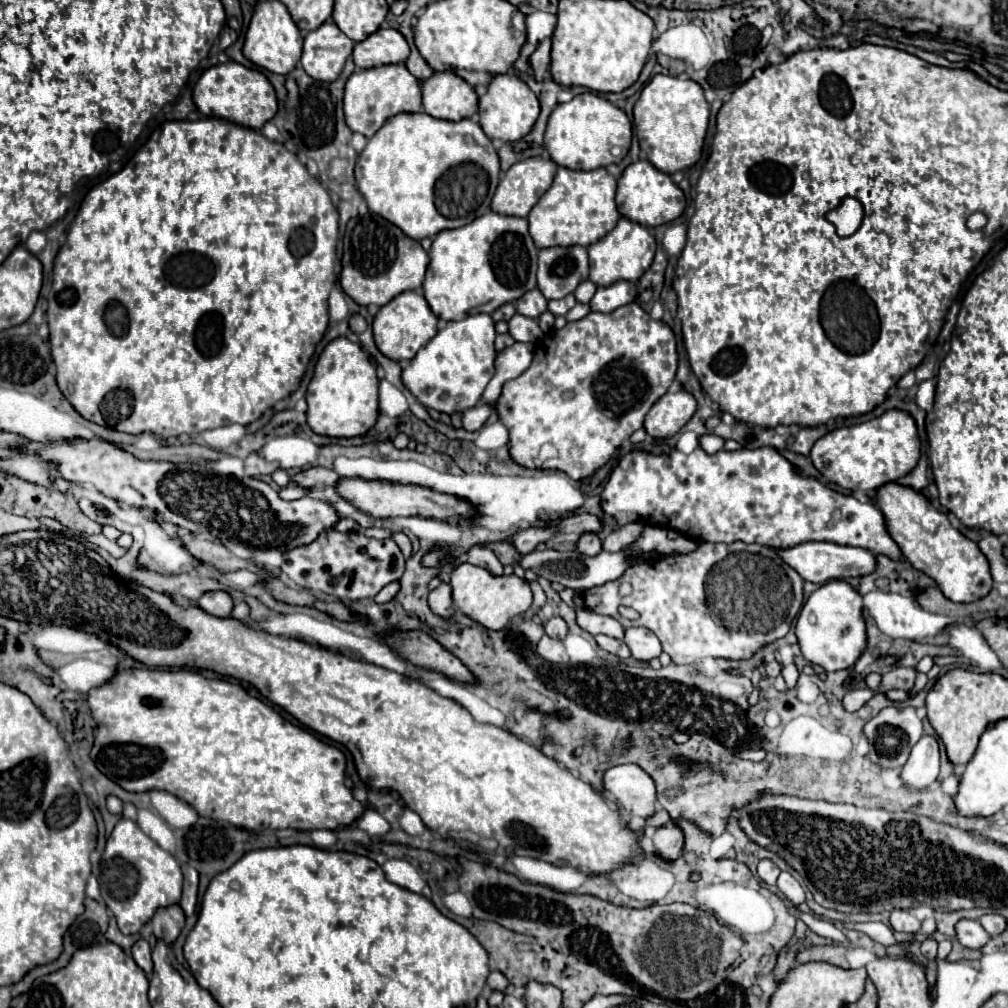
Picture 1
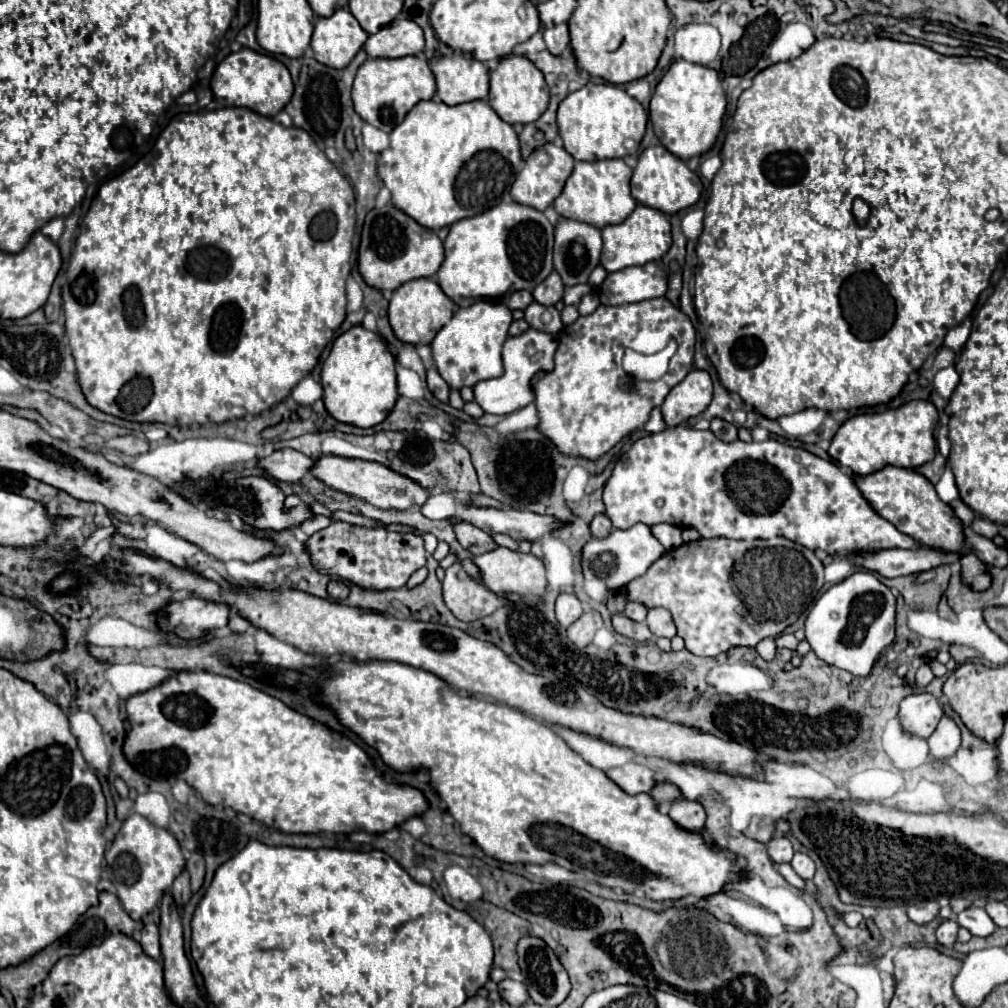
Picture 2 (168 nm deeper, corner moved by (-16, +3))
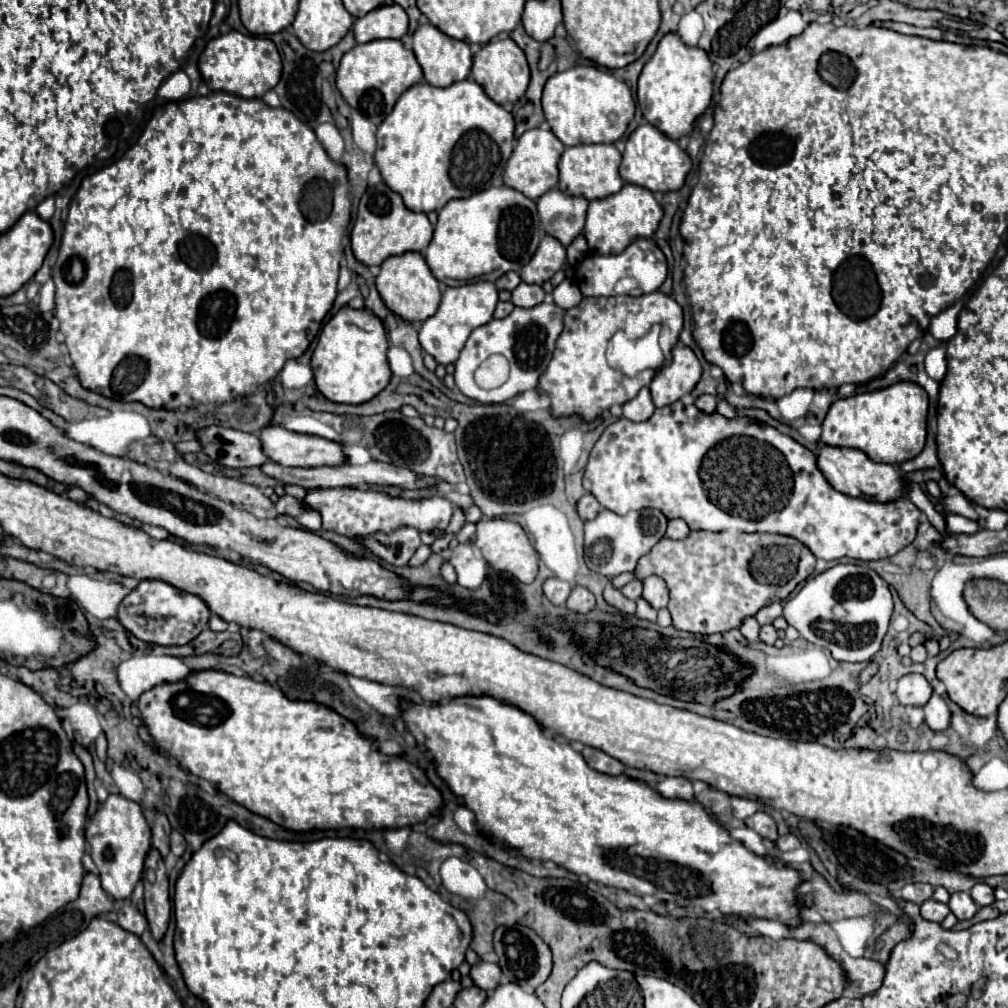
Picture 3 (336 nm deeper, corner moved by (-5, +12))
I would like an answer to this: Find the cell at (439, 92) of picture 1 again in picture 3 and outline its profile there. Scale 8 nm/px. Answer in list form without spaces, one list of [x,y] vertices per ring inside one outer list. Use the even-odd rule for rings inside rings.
[[[421,24],[417,28],[417,32],[413,34],[413,52],[417,56],[417,62],[423,68],[427,84],[431,84],[431,86],[445,88],[445,86],[451,86],[453,82],[461,82],[471,76],[473,54],[469,50],[469,44],[445,36],[433,24]]]

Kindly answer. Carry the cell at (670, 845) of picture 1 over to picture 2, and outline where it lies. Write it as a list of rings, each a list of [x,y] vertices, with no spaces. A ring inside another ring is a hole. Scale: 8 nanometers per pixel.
[[[684,797],[676,799],[670,803],[668,815],[684,829],[688,831],[702,831],[704,829],[704,821],[706,821],[706,813],[704,807],[698,801],[688,801]]]

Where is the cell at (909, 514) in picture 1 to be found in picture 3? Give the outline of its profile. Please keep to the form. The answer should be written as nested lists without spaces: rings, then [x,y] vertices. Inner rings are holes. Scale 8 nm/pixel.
[[[823,446],[821,454],[817,456],[817,464],[821,468],[821,472],[825,474],[825,478],[829,480],[829,484],[853,498],[865,498],[865,500],[873,500],[873,502],[893,502],[905,494],[905,478],[903,474],[893,466],[893,464],[885,464],[885,462],[873,462],[865,452],[861,450],[853,450],[853,448],[831,448],[831,446]]]

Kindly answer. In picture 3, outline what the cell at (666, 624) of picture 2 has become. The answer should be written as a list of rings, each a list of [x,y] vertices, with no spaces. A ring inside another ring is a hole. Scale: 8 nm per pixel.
[[[649,576],[643,580],[643,598],[655,608],[655,610],[661,610],[667,606],[667,600],[669,600],[669,592],[667,592],[667,586],[665,582],[659,578],[659,576]]]

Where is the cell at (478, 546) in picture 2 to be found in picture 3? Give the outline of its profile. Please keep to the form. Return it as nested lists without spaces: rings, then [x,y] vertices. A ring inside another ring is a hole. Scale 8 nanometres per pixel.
[[[343,486],[343,488],[309,490],[305,496],[305,504],[321,512],[325,530],[333,530],[349,538],[353,538],[355,534],[367,536],[377,530],[393,532],[399,526],[411,526],[411,528],[417,528],[419,532],[425,532],[425,530],[435,532],[435,530],[445,530],[451,522],[451,502],[441,496],[413,502],[403,498],[391,498],[383,492],[359,492]]]

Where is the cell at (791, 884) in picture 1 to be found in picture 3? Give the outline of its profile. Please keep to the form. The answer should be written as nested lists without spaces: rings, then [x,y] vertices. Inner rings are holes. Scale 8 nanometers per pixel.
[[[793,834],[779,836],[779,840],[777,840],[777,848],[779,848],[781,852],[789,852],[789,850],[795,850],[795,848],[799,848],[799,846],[801,846],[801,842],[799,842],[799,838],[793,836]]]

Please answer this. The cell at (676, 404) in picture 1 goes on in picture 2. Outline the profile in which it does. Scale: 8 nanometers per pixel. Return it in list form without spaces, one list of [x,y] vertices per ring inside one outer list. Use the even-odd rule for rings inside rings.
[[[692,369],[682,383],[670,389],[660,411],[668,427],[676,427],[700,415],[712,401],[712,381],[702,369]]]

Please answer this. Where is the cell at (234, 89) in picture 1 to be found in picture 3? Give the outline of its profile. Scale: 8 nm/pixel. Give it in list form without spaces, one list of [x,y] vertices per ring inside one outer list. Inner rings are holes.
[[[229,32],[213,38],[201,58],[199,72],[211,92],[229,92],[243,98],[263,98],[263,94],[277,86],[281,78],[281,56],[269,38],[245,36],[241,32]]]

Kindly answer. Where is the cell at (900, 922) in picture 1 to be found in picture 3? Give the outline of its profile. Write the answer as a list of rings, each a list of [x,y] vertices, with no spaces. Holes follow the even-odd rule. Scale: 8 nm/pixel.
[[[905,884],[901,890],[901,898],[913,904],[923,904],[933,896],[933,886],[931,884]]]

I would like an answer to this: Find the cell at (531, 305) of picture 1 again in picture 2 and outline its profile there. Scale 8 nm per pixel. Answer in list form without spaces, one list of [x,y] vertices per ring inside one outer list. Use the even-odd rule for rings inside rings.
[[[552,271],[534,291],[534,299],[542,305],[556,305],[564,295],[564,283],[556,271]]]

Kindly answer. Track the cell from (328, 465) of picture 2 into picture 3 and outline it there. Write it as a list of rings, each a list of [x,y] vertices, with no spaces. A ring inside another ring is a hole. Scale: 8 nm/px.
[[[273,424],[263,428],[261,444],[265,454],[281,466],[309,468],[347,464],[347,456],[339,442],[331,442],[309,434],[297,434]]]

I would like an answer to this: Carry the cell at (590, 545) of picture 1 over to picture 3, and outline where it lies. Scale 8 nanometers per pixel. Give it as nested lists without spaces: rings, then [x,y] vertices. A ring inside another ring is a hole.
[[[585,494],[579,502],[577,502],[577,512],[581,516],[581,520],[593,520],[601,510],[601,504],[597,502],[595,496],[591,494]]]

